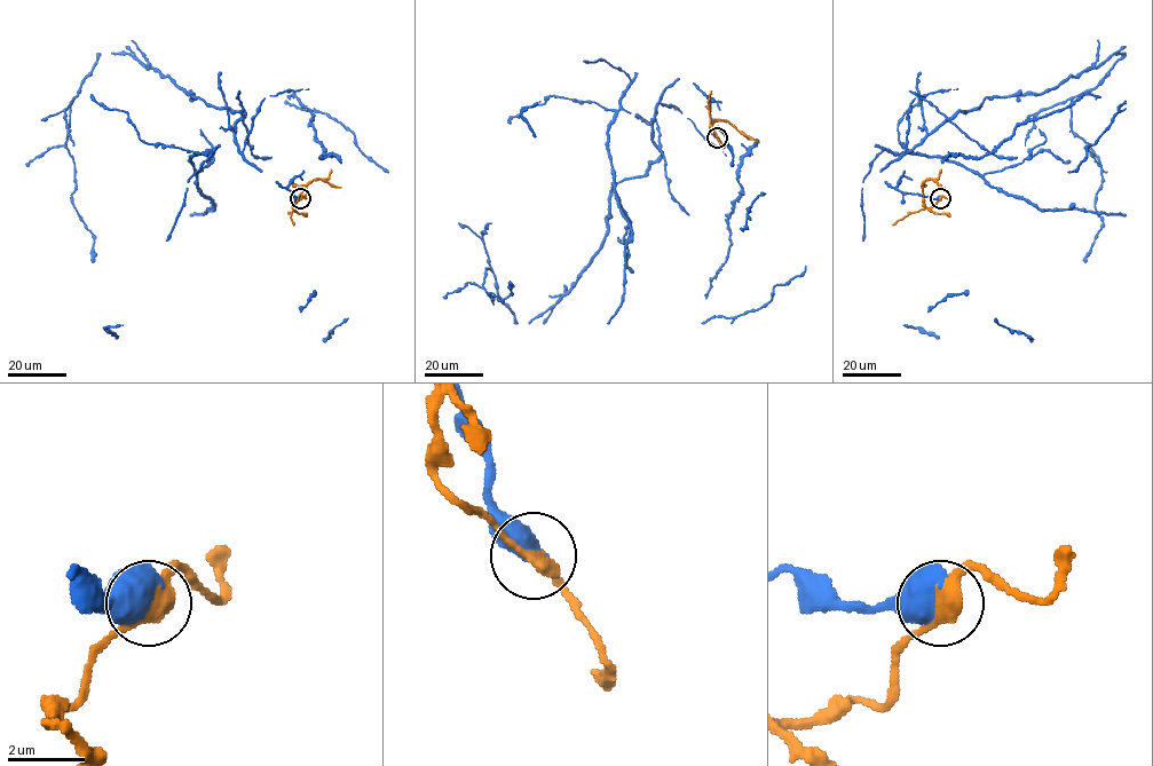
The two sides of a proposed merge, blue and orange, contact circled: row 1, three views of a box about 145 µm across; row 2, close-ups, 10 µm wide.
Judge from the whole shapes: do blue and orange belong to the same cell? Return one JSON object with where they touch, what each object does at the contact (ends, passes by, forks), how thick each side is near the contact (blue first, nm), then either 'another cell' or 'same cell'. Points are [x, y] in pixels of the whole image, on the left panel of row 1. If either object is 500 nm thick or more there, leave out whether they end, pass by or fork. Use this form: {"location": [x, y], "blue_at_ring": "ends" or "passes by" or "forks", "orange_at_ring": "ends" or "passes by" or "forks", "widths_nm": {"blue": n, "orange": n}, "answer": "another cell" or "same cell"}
{"location": [300, 198], "widths_nm": {"blue": 700, "orange": 380}, "answer": "another cell"}

